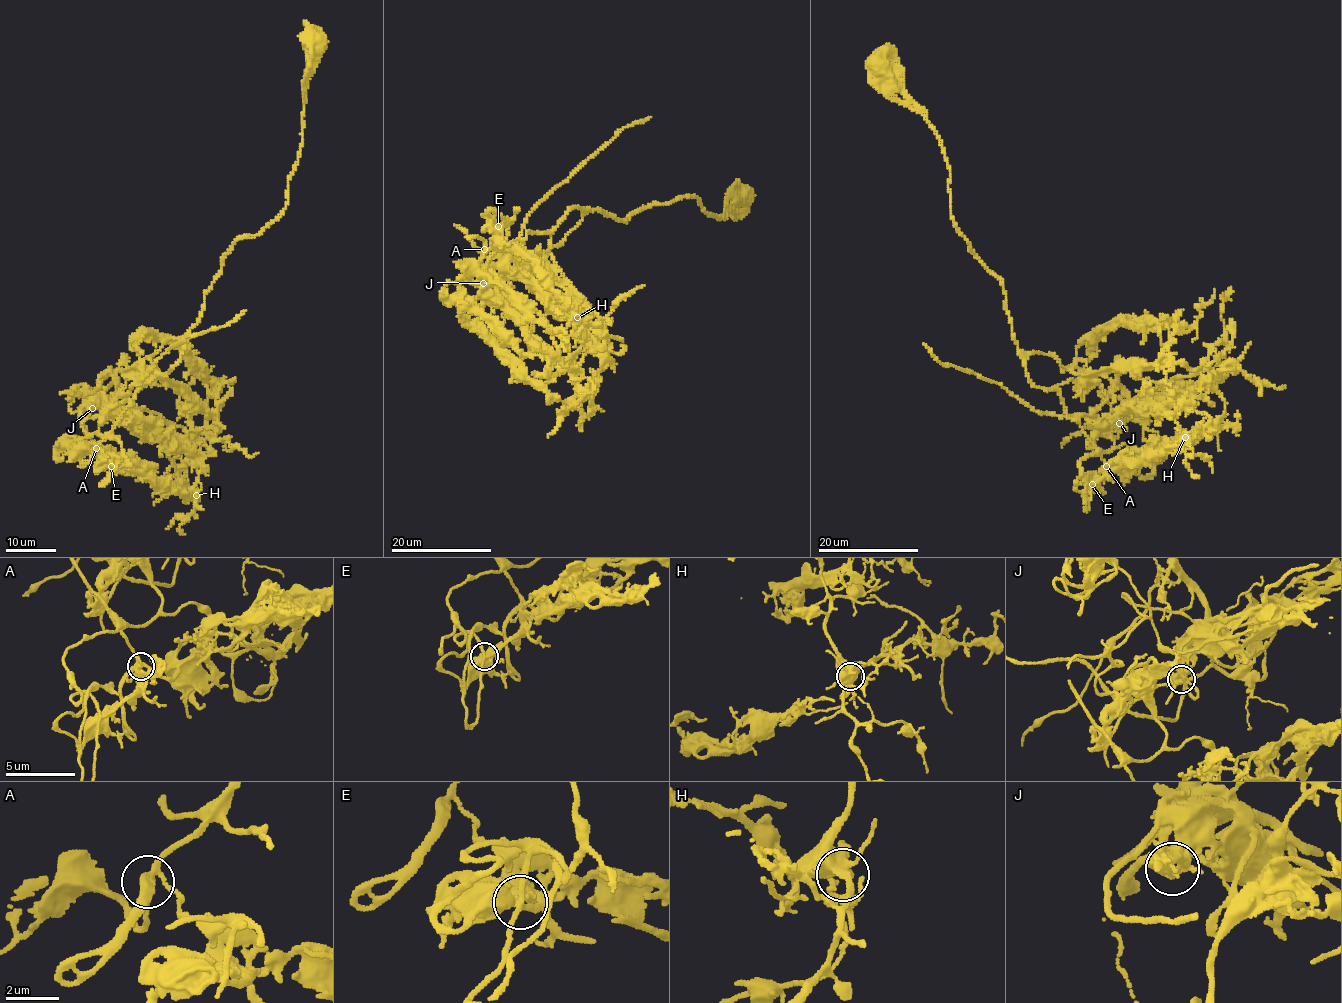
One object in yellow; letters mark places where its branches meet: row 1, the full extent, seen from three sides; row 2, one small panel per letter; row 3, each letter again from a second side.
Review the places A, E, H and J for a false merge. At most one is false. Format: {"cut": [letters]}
{"cut": ["J"]}

